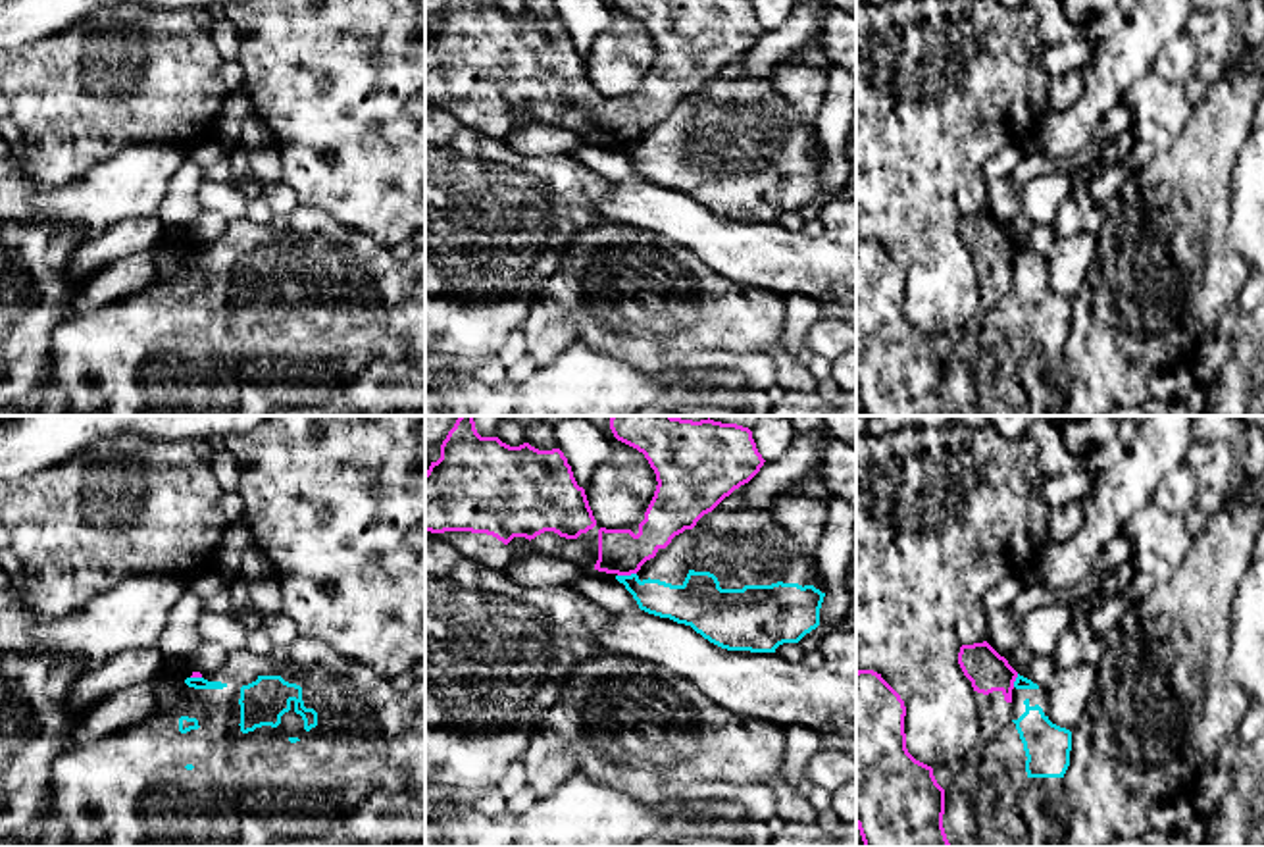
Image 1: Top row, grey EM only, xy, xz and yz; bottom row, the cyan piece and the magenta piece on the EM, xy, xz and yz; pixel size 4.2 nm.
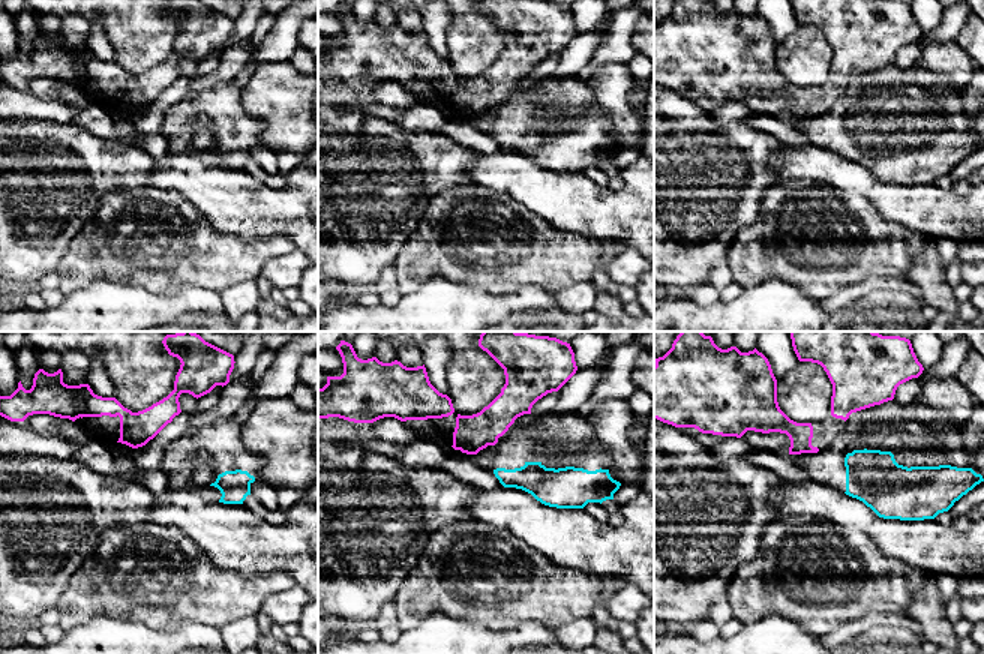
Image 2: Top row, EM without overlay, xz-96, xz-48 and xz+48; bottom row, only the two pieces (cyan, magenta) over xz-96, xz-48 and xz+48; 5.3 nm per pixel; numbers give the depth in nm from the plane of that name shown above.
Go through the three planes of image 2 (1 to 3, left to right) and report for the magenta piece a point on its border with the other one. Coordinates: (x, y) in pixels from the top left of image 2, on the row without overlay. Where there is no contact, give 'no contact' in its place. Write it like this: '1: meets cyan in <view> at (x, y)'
1: no contact
2: no contact
3: no contact

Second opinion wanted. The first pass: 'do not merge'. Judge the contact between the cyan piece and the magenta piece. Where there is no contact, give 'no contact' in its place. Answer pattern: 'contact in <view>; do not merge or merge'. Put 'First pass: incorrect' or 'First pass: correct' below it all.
contact in xz; do not merge
First pass: correct

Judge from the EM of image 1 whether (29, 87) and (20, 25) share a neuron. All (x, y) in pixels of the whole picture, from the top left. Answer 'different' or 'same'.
different

